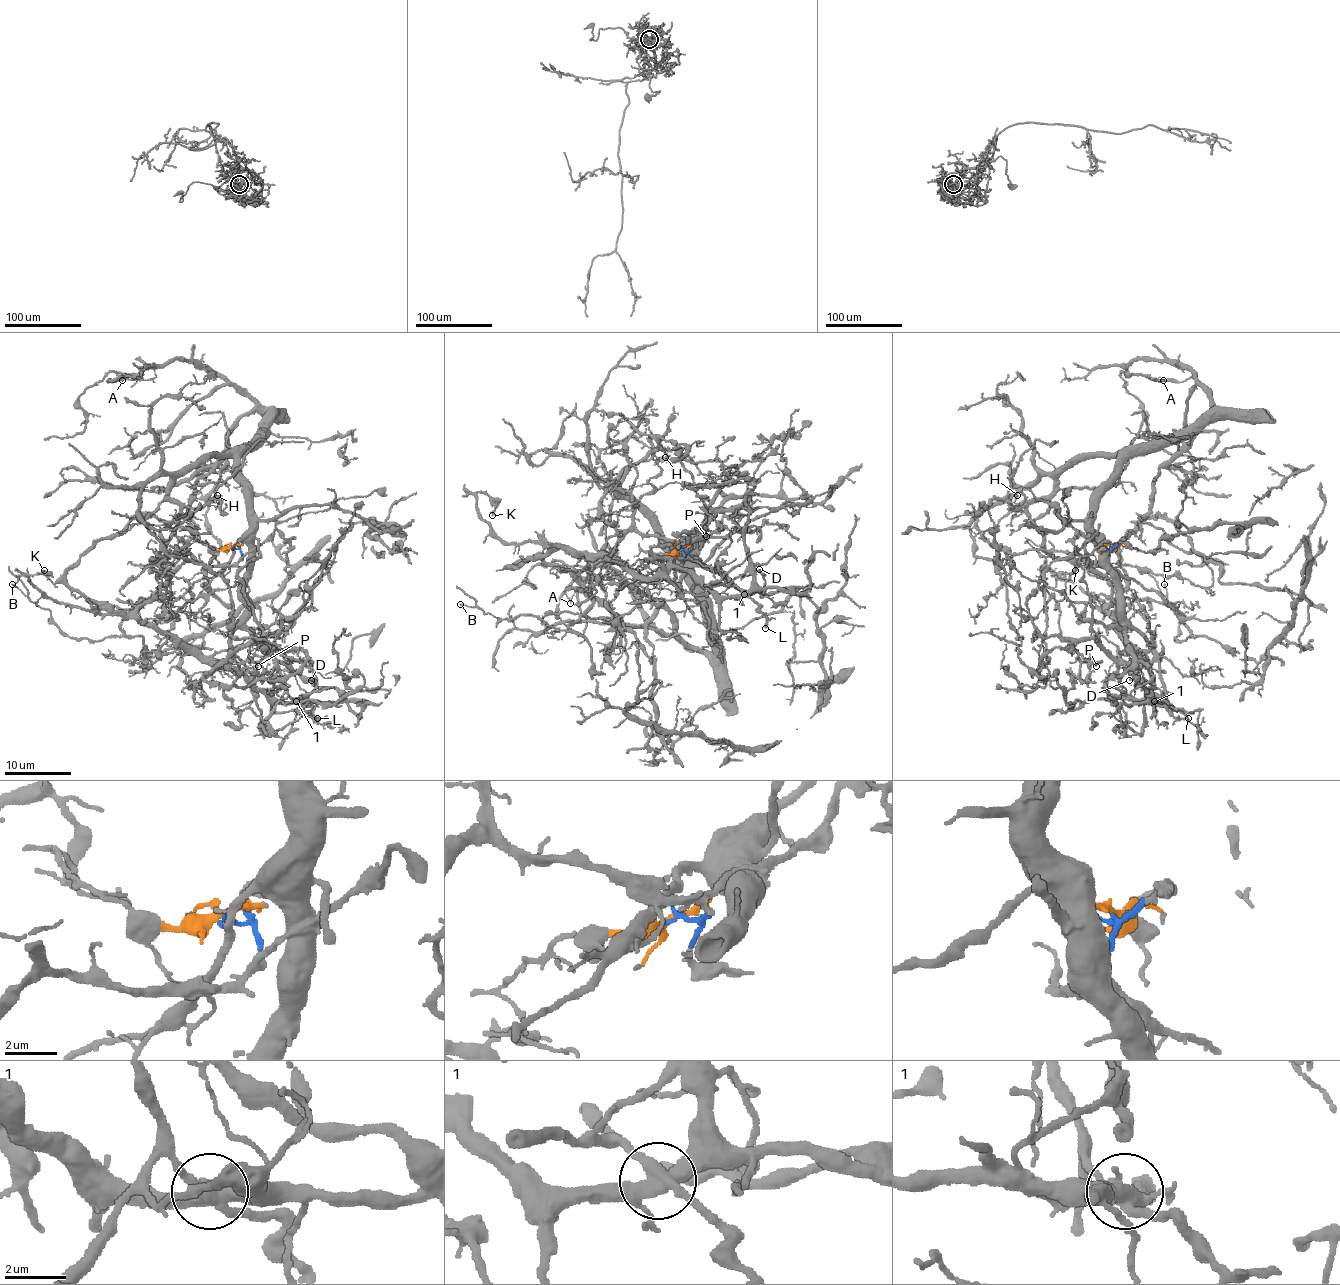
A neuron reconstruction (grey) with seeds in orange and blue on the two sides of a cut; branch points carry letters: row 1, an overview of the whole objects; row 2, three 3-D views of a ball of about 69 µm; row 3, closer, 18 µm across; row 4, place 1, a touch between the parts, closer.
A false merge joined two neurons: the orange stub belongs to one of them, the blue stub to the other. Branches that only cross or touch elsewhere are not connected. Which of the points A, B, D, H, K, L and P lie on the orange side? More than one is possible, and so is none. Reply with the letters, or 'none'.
A, H, L

